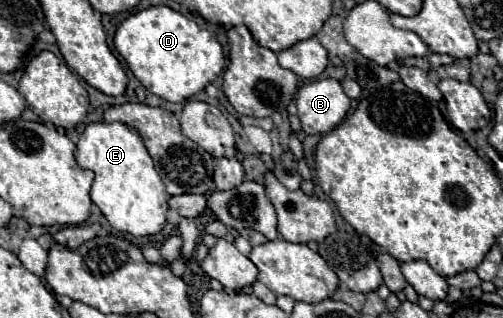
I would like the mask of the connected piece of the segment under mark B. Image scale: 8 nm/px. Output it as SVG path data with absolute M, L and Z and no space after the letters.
M315 79L301 85L297 93L297 117L305 135L331 131L347 115L351 99L335 79Z

